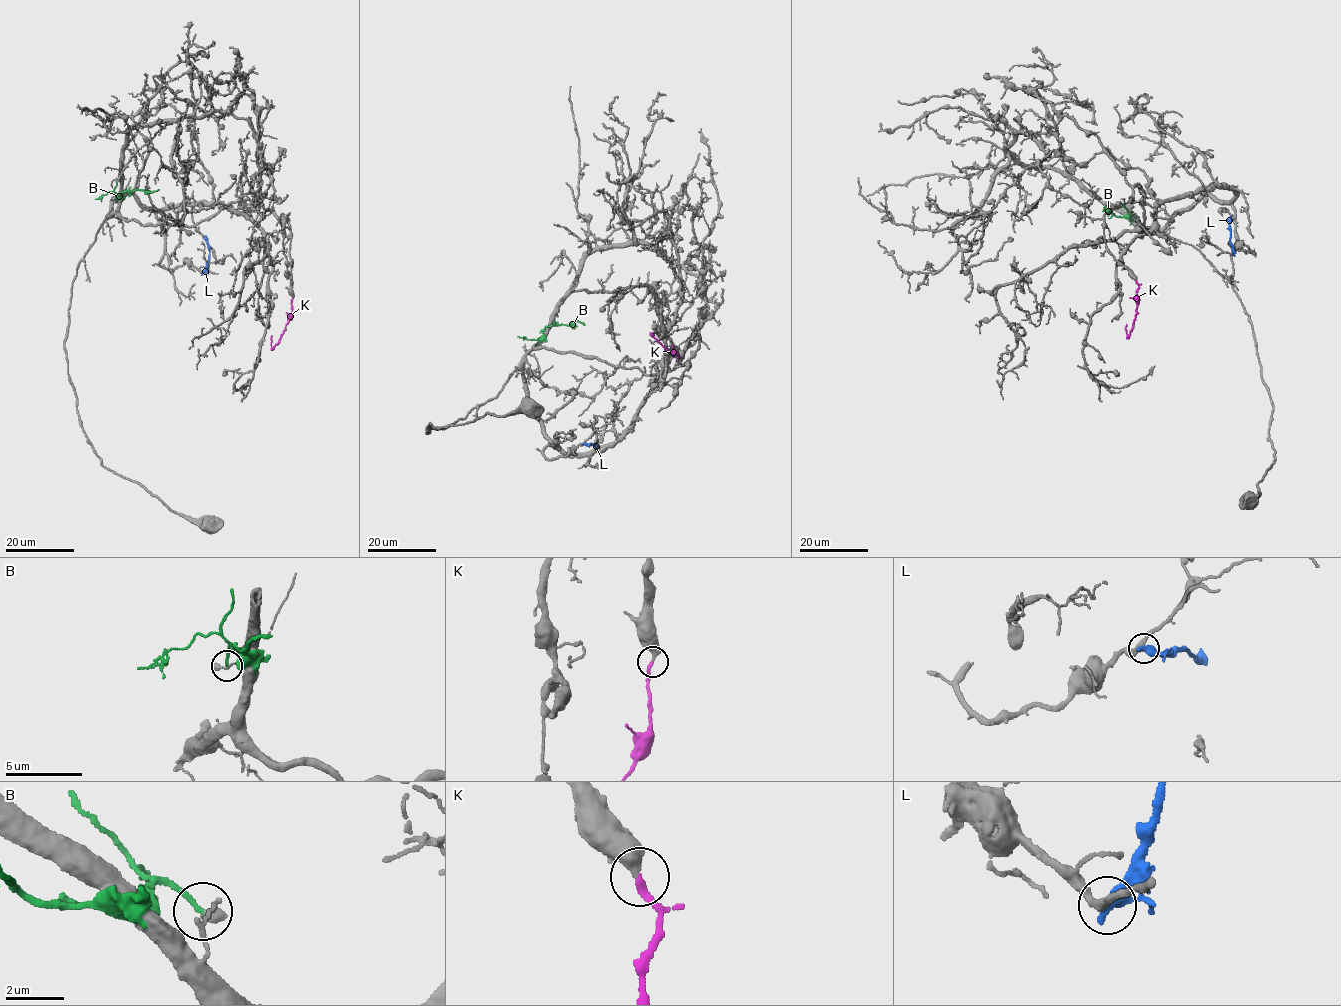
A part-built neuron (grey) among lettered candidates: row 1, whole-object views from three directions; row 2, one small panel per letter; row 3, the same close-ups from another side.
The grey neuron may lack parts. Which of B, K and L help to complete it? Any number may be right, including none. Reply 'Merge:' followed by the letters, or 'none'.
Merge: K

